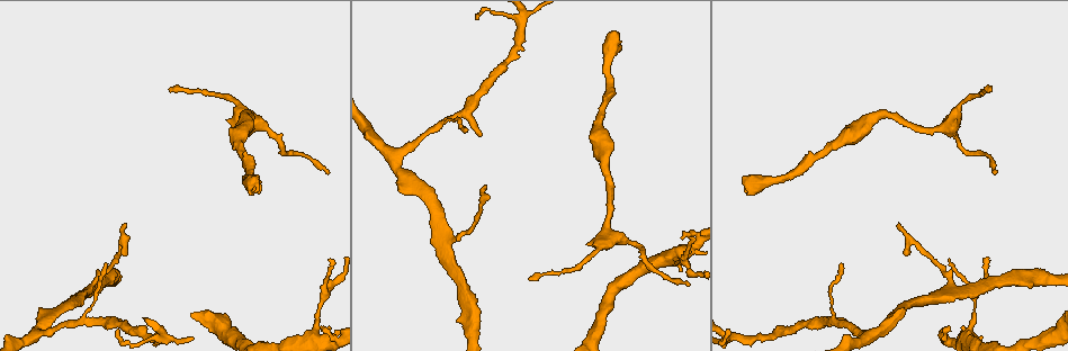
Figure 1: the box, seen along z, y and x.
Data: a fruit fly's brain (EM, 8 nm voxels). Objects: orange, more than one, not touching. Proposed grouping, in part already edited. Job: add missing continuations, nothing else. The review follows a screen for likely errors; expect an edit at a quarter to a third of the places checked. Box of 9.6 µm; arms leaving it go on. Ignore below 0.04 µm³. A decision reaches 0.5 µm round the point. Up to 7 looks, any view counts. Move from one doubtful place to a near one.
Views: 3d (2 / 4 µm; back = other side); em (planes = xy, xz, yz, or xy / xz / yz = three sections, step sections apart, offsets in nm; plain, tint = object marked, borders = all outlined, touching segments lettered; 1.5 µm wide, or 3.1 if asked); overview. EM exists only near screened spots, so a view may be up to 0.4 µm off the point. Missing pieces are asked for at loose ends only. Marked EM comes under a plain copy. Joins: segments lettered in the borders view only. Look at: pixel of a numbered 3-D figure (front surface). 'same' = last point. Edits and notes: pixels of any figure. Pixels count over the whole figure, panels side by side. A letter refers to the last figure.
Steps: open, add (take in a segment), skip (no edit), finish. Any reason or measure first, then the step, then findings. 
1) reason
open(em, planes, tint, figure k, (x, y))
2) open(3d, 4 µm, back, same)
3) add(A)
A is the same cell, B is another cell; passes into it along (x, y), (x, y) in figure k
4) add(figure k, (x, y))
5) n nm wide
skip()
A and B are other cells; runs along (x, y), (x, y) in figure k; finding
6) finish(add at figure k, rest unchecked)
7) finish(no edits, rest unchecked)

end of a long branch
open(em, xy, step 4, tint, figure 1, (689, 284))

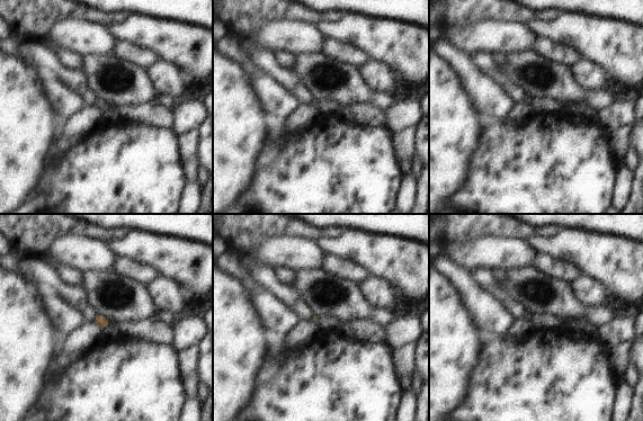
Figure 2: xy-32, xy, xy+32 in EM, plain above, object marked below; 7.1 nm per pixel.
open(em, xy, step 4, borders, same)

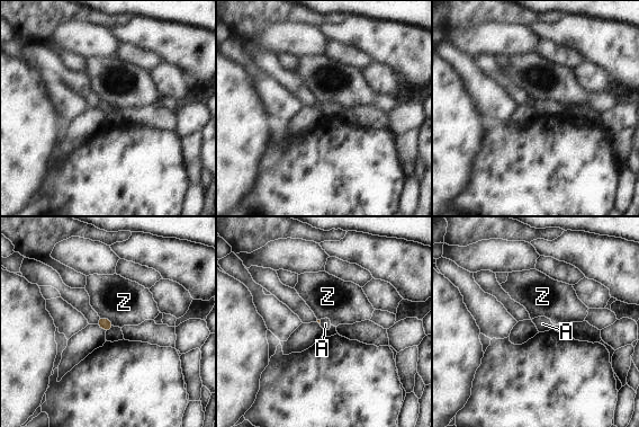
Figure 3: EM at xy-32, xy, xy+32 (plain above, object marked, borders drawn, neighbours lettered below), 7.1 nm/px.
skip()
A and Z are other cells; border along (100, 317), (106, 317), (114, 326) in figure 3; none of them fits

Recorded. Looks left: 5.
branch stops here
open(3d, 4 µm, figure 1, (320, 327))

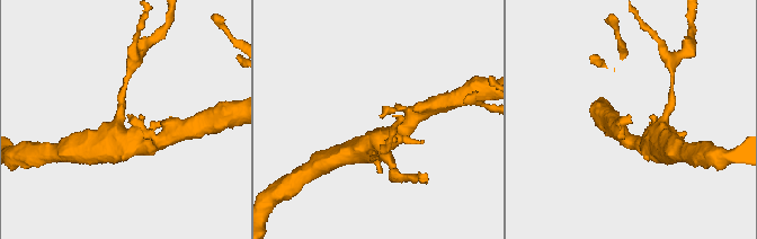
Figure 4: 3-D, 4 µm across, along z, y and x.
open(em, xz, step 8, borders, figure 4, (129, 116))

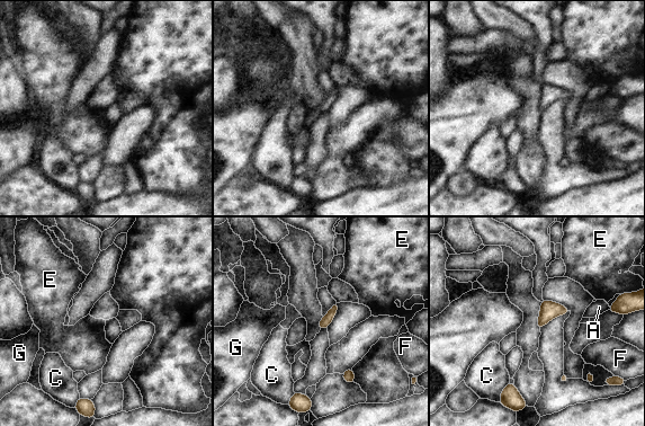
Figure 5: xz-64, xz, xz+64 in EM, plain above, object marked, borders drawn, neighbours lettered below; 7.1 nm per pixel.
skip()
A, C, E, F and G are other cells; no lettered segment goes on from it

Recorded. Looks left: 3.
free end
open(3d, 4 µm, back, figure 1, (478, 18))

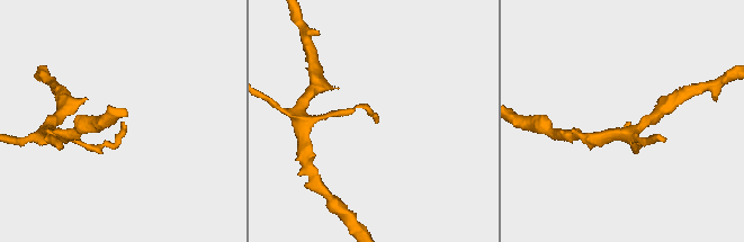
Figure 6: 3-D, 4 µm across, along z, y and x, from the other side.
open(em, planes, tint, figure 6, (627, 122))

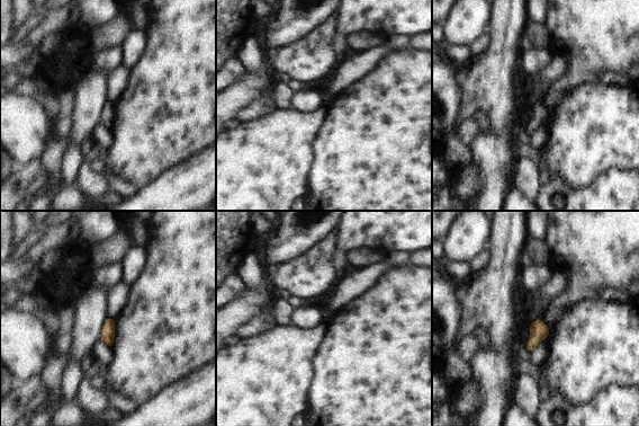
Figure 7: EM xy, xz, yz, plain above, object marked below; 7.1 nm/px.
open(em, planes, borders, same)

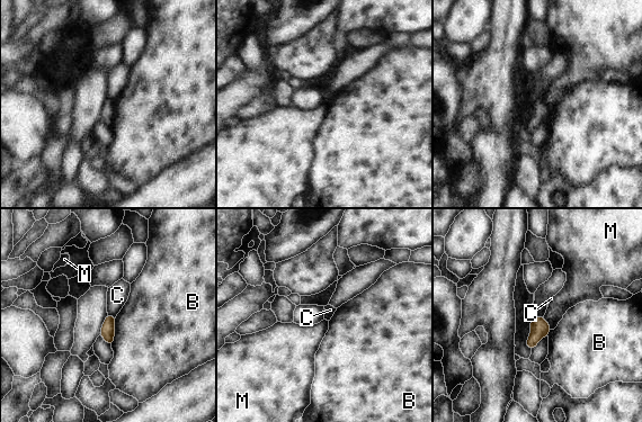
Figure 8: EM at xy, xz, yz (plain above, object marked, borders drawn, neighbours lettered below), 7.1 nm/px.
skip()
B, C and M are other cells; border along (108, 314), (115, 317) in figure 8; none of them fits

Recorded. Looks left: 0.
finish(no edits, rest unchecked)

